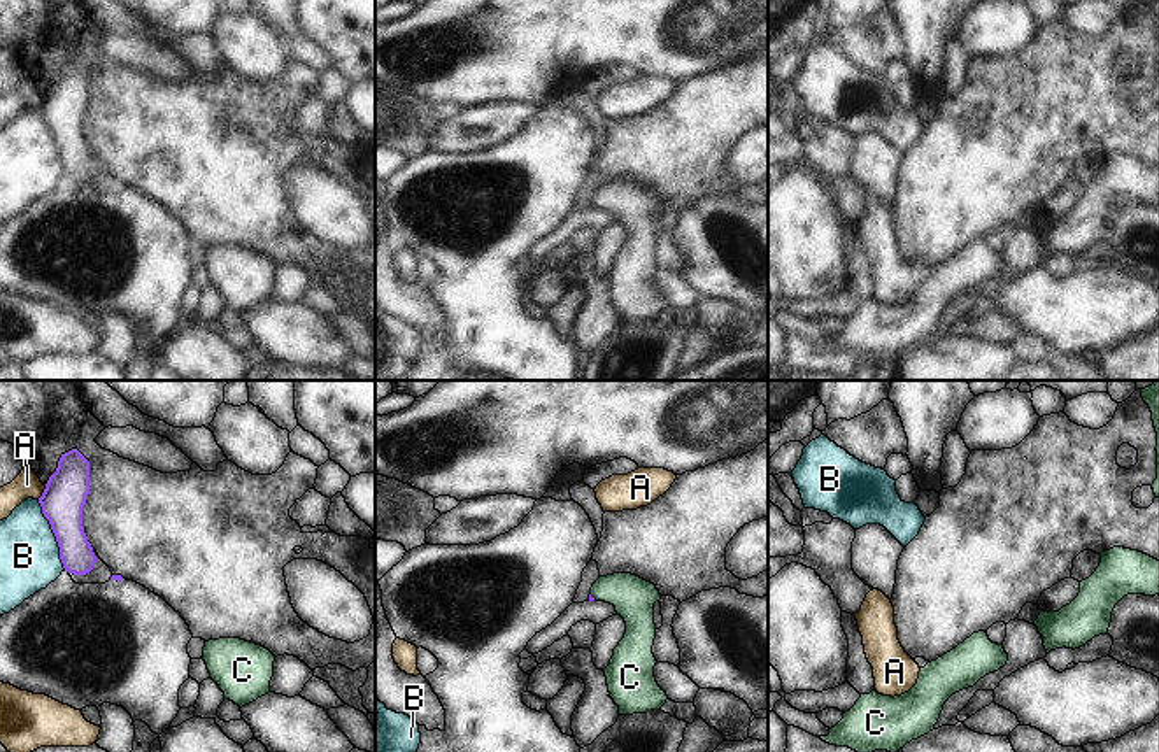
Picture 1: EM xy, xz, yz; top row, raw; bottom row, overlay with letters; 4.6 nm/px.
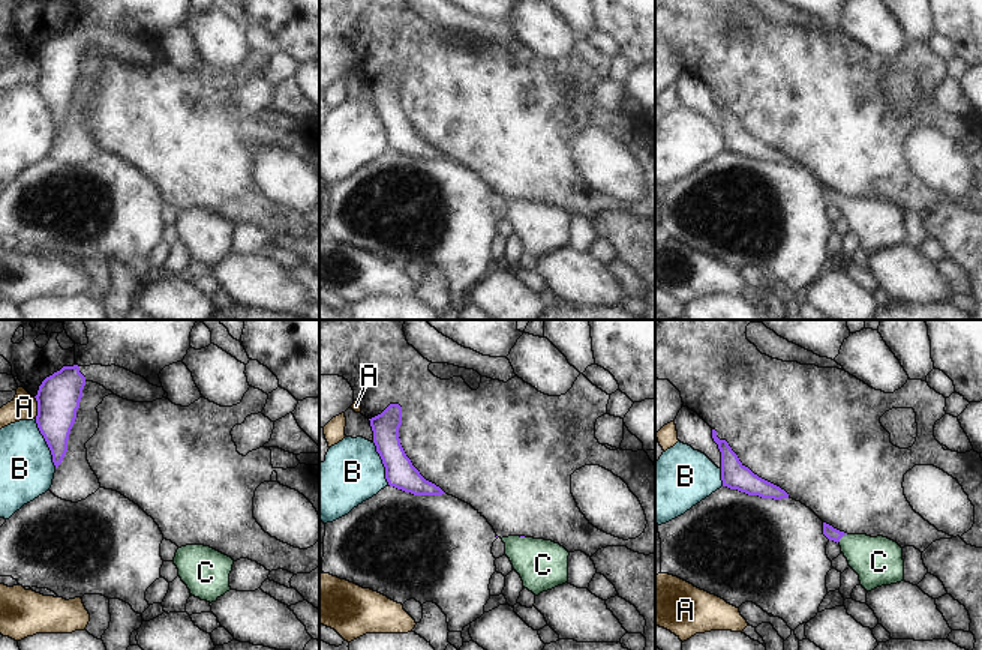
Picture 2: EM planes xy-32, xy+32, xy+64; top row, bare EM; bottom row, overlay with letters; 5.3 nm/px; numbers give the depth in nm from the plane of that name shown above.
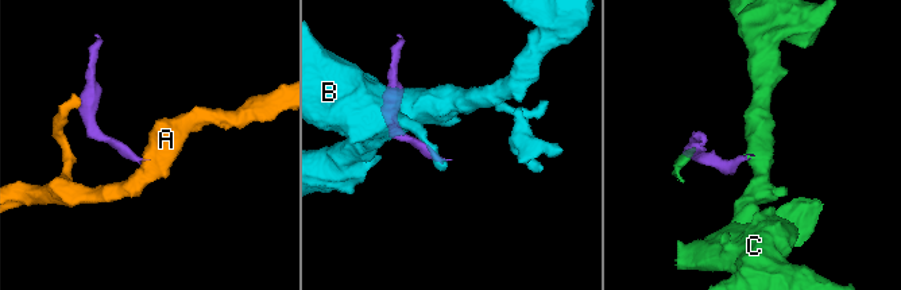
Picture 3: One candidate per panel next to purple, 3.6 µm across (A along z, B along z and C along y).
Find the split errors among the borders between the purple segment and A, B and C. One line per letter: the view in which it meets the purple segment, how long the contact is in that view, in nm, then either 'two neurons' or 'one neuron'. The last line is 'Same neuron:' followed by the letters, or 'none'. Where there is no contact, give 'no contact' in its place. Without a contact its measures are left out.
A: contact in xy; length 80 nm; two neurons
B: contact in xy; length 360 nm; two neurons
C: contact in xz; length 40 nm; one neuron
Same neuron: C

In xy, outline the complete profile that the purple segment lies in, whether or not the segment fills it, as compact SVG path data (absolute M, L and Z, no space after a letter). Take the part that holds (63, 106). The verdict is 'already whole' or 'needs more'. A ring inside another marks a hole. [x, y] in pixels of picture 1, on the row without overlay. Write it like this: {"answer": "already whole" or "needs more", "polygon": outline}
{"answer": "already whole", "polygon": "M72 56L61 61L39 110L60 154L65 179L86 182L96 163L84 140L82 117L89 102L89 68Z"}

